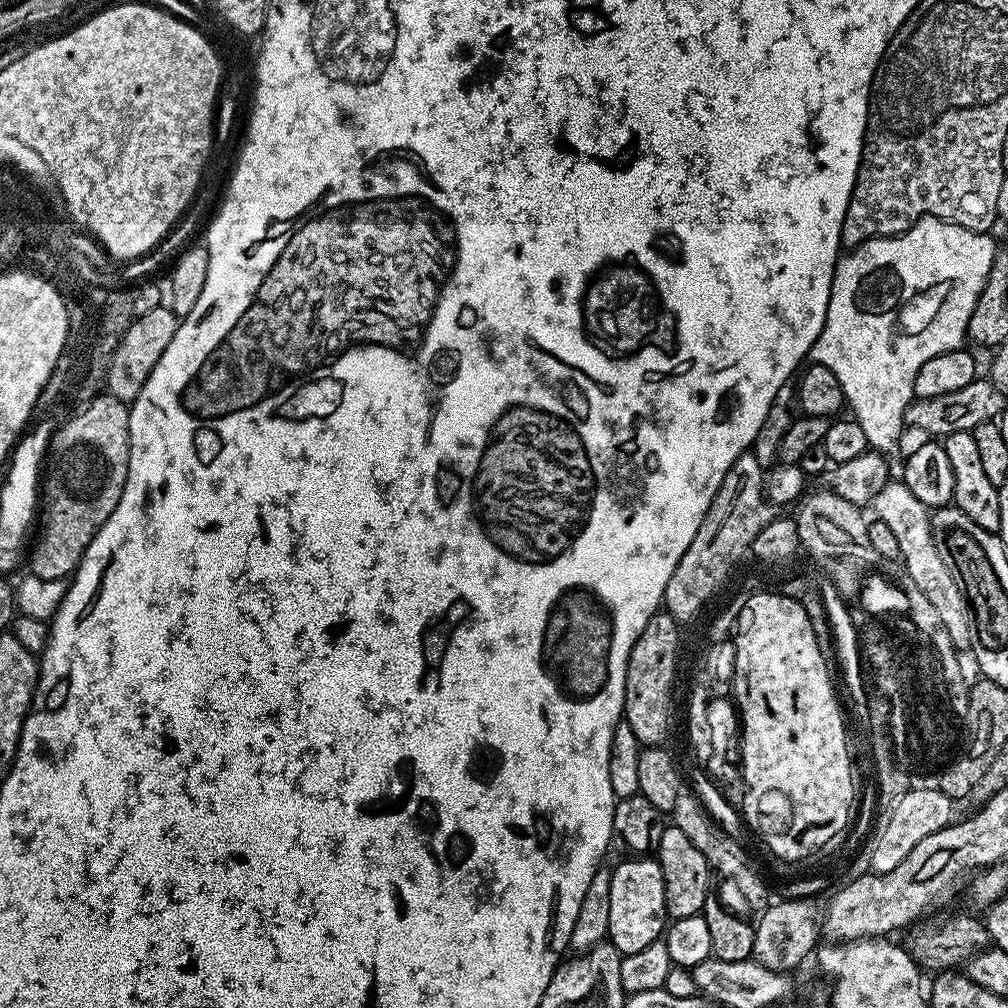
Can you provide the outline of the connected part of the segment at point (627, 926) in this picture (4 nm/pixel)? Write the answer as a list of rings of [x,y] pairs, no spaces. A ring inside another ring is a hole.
[[[655,858],[628,859],[632,860],[624,860],[617,868],[611,869],[610,882],[608,940],[620,951],[621,957],[638,954],[638,950],[650,946],[650,942],[661,939],[668,920],[660,863]]]

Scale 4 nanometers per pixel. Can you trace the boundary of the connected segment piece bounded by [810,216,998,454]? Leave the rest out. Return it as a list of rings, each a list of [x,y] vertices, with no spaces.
[[[922,216],[899,236],[878,236],[839,257],[826,322],[814,342],[810,360],[834,370],[838,382],[846,385],[847,403],[850,408],[852,404],[854,418],[866,430],[875,451],[889,454],[899,446],[900,435],[906,432],[904,411],[914,399],[914,374],[918,369],[934,354],[965,347],[970,316],[996,261],[998,245],[992,238],[933,216]]]

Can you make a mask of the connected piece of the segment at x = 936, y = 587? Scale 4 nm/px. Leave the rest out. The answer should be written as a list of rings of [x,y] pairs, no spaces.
[[[890,482],[883,490],[872,499],[871,511],[874,510],[875,519],[886,522],[890,530],[894,530],[894,535],[898,537],[900,547],[900,560],[904,564],[903,571],[910,578],[914,578],[914,583],[930,598],[930,606],[938,610],[938,618],[942,618],[942,626],[950,634],[950,642],[954,642],[956,653],[960,655],[960,663],[965,669],[976,668],[976,655],[972,649],[972,638],[974,635],[974,625],[970,619],[970,609],[968,607],[968,597],[960,588],[960,583],[954,578],[954,574],[942,562],[938,554],[938,546],[934,546],[932,537],[932,522],[930,510],[914,494],[910,494],[908,487],[903,482]]]

